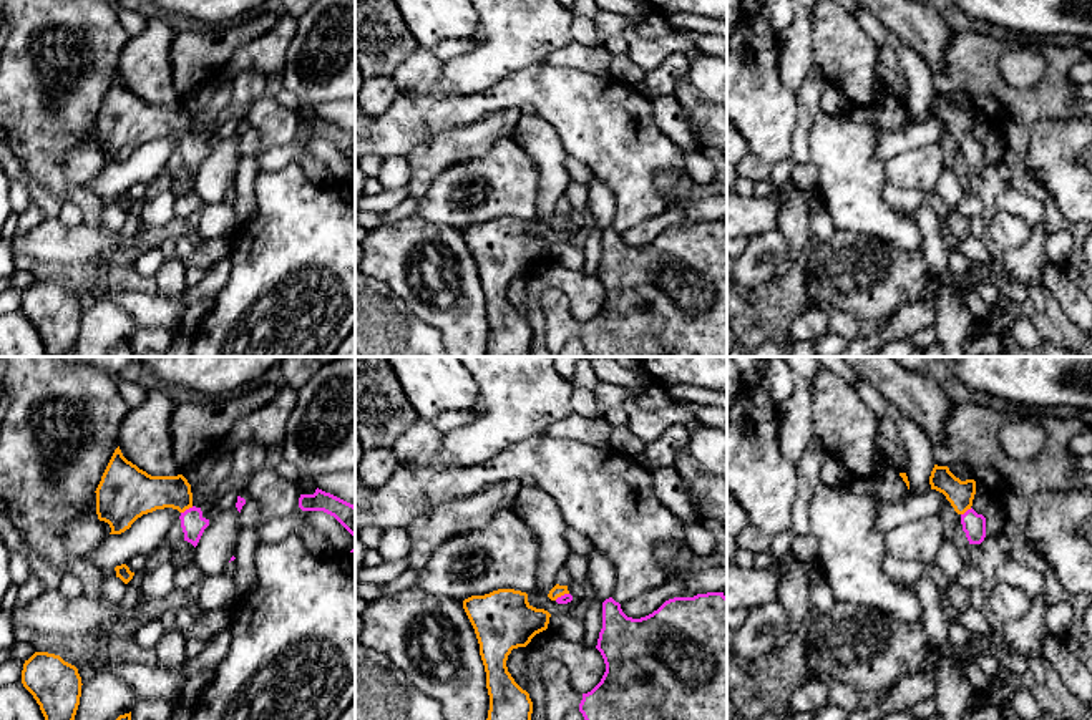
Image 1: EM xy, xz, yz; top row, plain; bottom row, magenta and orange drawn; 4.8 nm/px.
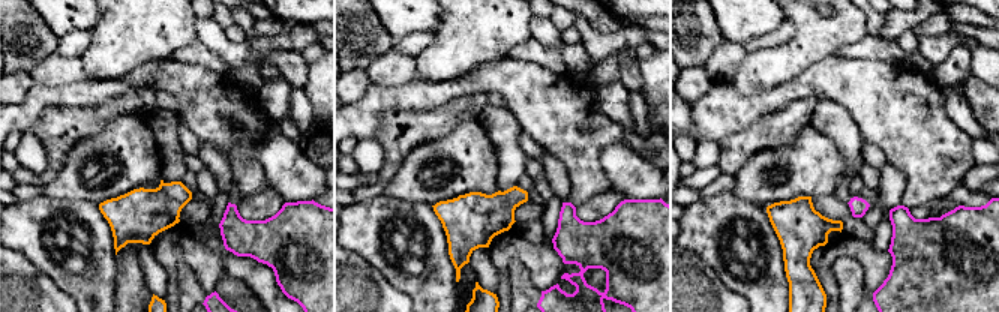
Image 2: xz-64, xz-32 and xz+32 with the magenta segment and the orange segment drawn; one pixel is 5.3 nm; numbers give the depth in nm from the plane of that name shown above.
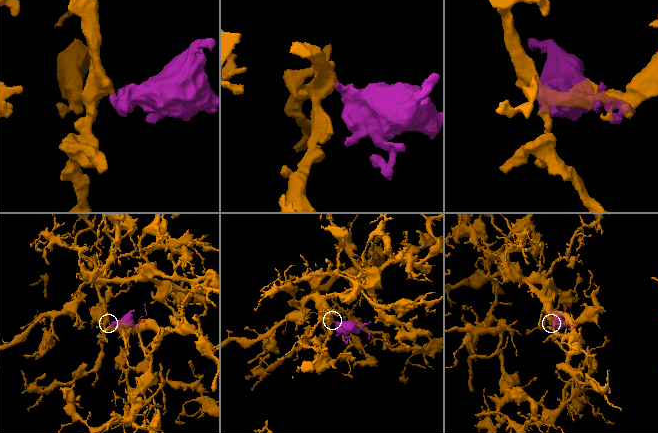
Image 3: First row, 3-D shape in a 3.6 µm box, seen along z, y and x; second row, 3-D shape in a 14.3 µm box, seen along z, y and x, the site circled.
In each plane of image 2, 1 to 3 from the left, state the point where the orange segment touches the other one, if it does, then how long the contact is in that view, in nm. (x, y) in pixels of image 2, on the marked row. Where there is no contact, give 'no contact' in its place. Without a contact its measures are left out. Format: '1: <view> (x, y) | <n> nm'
1: no contact
2: no contact
3: no contact

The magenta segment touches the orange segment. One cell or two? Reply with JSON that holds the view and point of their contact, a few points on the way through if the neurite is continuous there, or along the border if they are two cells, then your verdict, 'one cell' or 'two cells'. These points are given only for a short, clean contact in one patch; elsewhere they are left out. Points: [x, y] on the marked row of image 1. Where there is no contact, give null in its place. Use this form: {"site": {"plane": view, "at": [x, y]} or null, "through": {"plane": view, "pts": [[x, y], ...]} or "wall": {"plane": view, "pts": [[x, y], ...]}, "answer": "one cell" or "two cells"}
{"site": {"plane": "xy", "at": [186, 510]}, "through": {"plane": "xy", "pts": [[193, 525], [186, 510], [170, 493], [138, 493]]}, "answer": "one cell"}

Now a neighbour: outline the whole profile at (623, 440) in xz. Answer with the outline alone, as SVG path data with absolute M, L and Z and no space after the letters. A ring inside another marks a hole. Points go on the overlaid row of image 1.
M627 425L611 426L609 443L612 451L617 451L629 458L637 458L646 446L646 443L637 438Z

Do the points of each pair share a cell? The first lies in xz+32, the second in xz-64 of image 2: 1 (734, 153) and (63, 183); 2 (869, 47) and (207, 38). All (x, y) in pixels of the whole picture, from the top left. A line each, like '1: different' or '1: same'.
1: different
2: different

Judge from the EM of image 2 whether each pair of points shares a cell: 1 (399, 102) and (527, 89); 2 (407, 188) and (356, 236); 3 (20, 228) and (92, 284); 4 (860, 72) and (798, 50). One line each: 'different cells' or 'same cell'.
1: same cell
2: different cells
3: same cell
4: different cells

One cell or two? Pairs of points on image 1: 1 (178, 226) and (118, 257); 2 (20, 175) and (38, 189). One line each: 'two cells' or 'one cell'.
1: one cell
2: one cell

